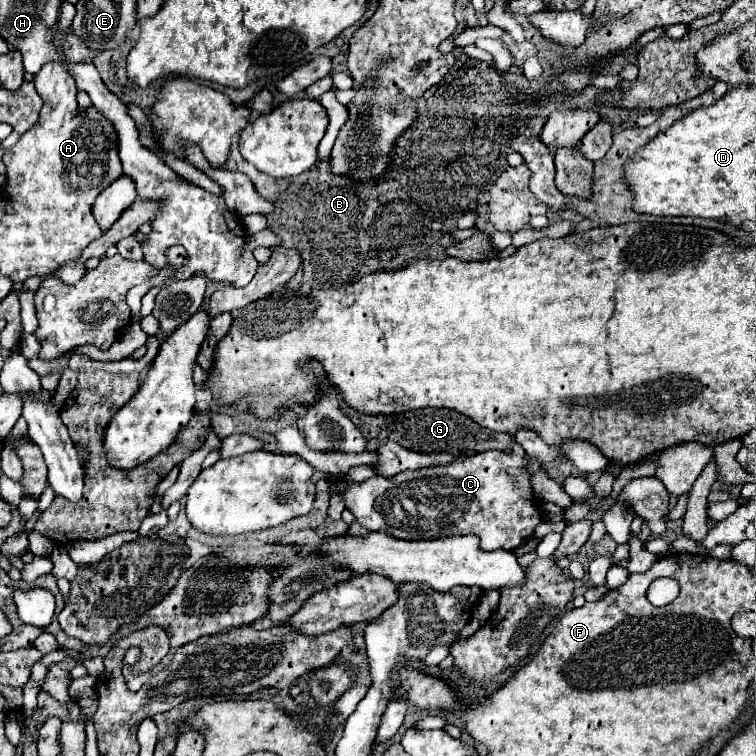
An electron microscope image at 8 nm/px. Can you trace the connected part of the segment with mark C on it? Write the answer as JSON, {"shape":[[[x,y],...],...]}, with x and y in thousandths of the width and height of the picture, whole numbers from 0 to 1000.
{"shape":[[[681,589],[673,599],[665,597],[642,597],[615,610],[599,610],[591,615],[578,615],[554,623],[533,623],[522,631],[491,631],[478,639],[459,639],[456,634],[443,636],[443,649],[454,657],[456,671],[467,676],[475,694],[488,702],[517,705],[525,713],[554,716],[554,713],[581,713],[599,708],[631,708],[636,713],[639,729],[655,726],[684,726],[689,716],[705,710],[708,697],[718,689],[710,657],[702,649],[700,628],[694,626],[694,597]]]}

